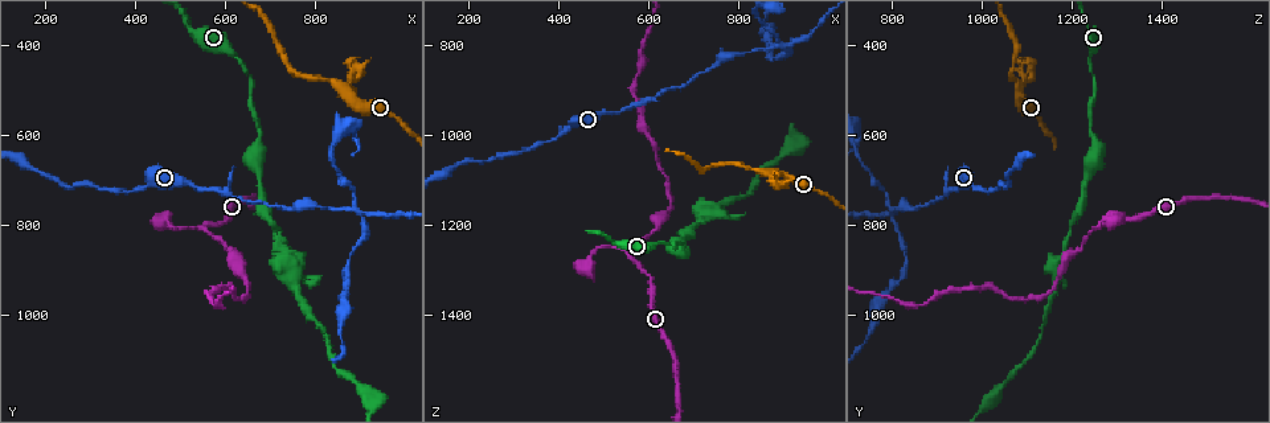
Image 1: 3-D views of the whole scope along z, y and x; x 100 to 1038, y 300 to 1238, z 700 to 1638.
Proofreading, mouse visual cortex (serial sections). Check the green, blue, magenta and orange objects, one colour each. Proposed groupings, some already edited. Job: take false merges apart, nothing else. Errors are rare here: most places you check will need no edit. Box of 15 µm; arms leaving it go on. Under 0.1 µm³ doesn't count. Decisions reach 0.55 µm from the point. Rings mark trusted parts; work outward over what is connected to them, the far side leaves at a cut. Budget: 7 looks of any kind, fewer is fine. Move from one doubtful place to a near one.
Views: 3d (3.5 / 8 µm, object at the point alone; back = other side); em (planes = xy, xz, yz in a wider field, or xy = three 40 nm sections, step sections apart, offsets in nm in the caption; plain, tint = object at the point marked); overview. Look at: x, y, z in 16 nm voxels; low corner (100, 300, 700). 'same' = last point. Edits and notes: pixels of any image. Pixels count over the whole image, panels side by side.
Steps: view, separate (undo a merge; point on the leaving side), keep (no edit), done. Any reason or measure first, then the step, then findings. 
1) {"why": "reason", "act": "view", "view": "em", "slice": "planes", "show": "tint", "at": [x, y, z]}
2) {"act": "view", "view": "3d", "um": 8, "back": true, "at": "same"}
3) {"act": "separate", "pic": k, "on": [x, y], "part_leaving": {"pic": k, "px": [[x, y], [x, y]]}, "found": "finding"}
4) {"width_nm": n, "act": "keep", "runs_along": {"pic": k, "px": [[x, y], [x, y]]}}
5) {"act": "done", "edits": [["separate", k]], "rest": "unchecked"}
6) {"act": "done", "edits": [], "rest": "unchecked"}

{"why": "three-way junction", "act": "view", "view": "3d", "um": 8, "at": [550, 805, 1260]}

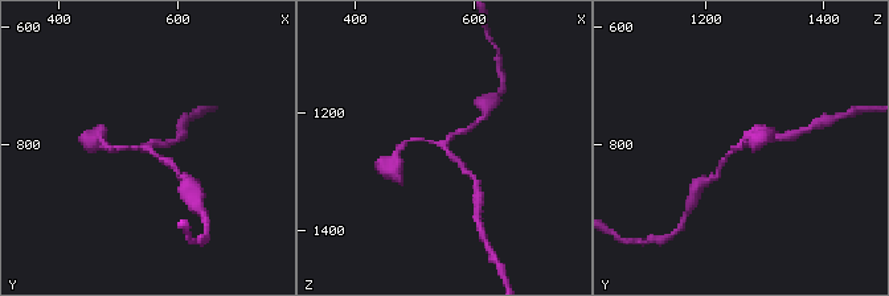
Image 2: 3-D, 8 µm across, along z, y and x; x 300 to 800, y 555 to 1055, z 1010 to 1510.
{"act": "view", "view": "3d", "um": 3.5, "at": [555, 805, 1255]}

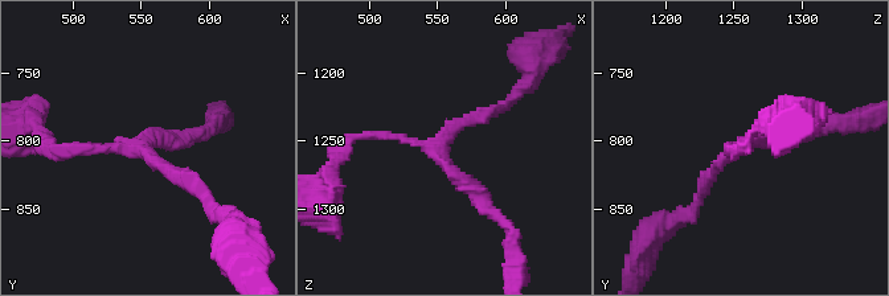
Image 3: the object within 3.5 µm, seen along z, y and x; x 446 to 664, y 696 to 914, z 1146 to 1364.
{"arms": 3, "arm_widths_nm": [150, 150, 200], "why": "need the tissue", "act": "view", "view": "em", "slice": "xy", "step": 5, "show": "tint", "at": [550, 804, 1256]}

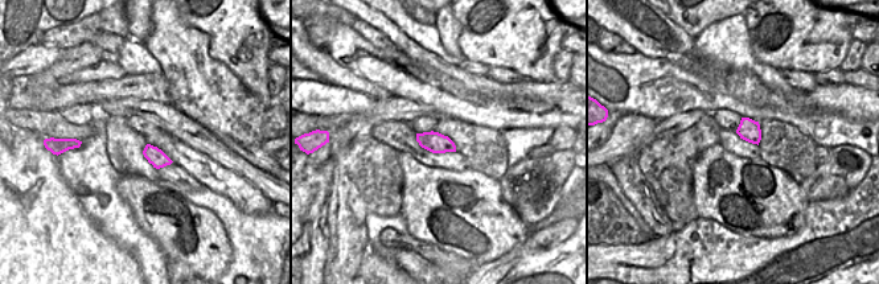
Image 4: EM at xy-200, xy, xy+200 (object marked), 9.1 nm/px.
{"act": "keep", "found": "one cell here"}

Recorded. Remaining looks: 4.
{"why": "arms part here", "act": "view", "view": "3d", "um": 3.5, "at": [860, 500, 1080]}

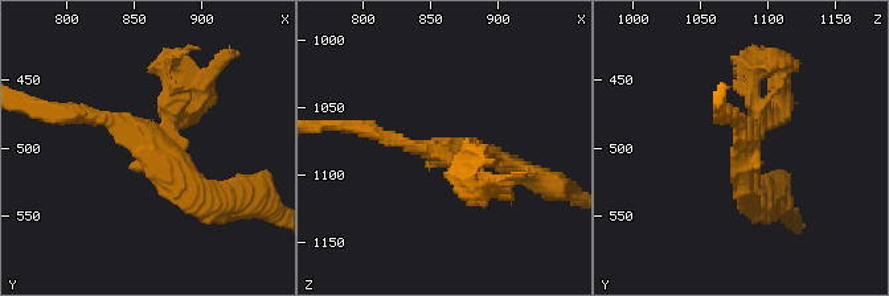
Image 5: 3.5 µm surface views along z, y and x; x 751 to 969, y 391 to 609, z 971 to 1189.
{"act": "view", "view": "em", "slice": "planes", "show": "plain", "at": [866, 504, 1082]}

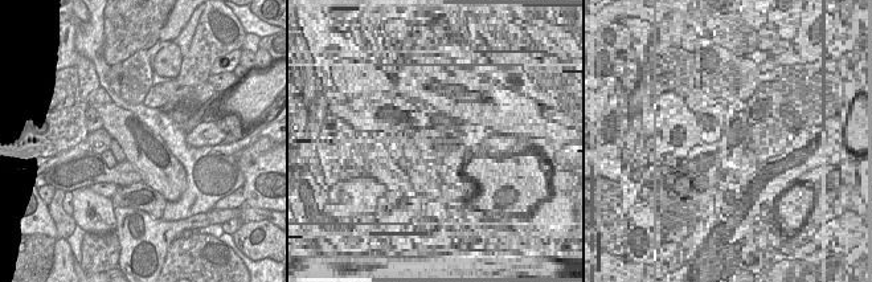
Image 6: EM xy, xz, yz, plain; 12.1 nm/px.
{"act": "view", "view": "em", "slice": "planes", "show": "tint", "at": "same"}

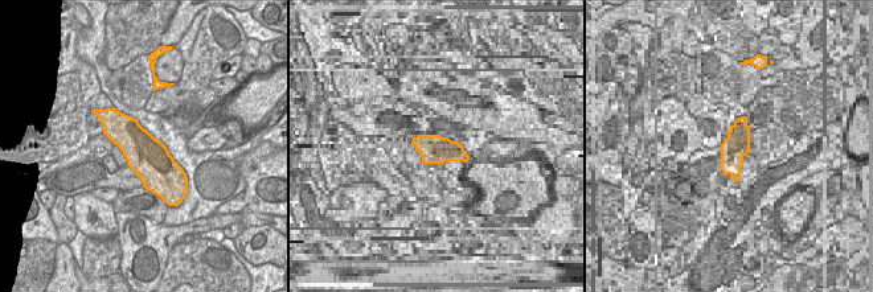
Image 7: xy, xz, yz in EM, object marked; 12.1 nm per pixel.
{"act": "separate", "pic": 5, "on": [197, 95], "part_leaving": {"pic": 5, "px": [[164, 135], [205, 94], [177, 57]]}, "found": "two cells meet here"}

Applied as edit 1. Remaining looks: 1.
{"act": "done", "edits": [["separate", 5]], "rest": "unchecked"}

